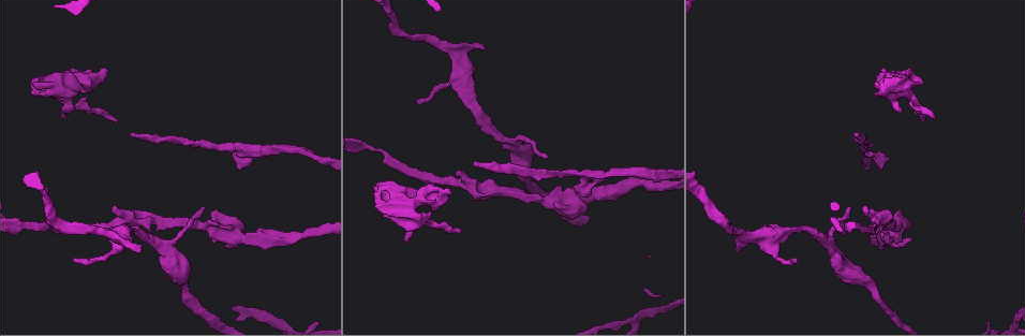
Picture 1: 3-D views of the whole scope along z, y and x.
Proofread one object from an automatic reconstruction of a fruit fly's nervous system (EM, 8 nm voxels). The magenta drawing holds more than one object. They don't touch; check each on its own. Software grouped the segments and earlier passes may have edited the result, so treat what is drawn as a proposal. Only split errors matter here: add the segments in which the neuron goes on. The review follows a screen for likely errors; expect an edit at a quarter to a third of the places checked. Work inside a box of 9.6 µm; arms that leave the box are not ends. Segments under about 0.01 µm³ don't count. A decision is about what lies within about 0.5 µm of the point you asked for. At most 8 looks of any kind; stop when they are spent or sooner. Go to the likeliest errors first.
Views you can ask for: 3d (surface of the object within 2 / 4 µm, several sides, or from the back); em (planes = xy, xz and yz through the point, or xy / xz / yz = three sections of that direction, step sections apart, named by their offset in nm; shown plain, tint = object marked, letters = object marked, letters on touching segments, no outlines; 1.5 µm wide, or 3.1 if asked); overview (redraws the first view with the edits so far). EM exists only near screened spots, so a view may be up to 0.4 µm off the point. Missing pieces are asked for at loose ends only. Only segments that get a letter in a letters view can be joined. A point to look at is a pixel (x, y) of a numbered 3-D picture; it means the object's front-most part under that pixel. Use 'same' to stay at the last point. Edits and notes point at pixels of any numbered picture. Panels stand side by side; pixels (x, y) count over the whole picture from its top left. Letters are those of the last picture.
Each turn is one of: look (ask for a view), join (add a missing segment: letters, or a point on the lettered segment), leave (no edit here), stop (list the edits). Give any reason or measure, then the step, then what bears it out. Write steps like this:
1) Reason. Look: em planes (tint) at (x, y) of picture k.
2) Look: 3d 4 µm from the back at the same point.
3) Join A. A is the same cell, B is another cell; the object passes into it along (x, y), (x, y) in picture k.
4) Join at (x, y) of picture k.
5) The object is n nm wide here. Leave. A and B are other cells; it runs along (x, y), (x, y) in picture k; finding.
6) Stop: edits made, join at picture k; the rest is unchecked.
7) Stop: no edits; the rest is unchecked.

An open end. Look: 3d 2 µm at (582, 191) of picture 1.

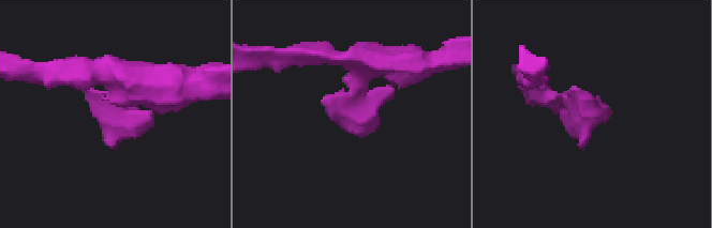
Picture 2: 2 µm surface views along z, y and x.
Need the tissue. Look: em xy step 4 (tint) at (352, 107) of picture 2.

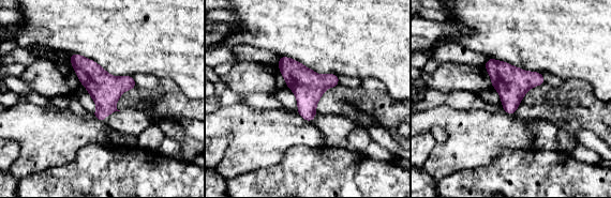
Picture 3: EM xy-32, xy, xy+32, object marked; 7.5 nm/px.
Look: em planes (letters) at the same point.

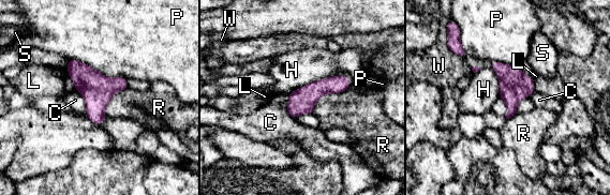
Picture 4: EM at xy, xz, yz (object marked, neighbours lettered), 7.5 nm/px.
Leave. C, H, L, P, R, S and W are other cells; a border runs along (350, 86), (324, 93), (312, 113) in picture 4; no lettered segment goes on from it.

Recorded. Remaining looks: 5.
An open end. Look: em planes (letters) at (911, 239) of picture 1.

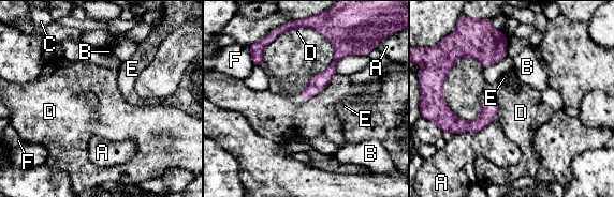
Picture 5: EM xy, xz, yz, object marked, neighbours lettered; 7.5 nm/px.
Leave. A, B, C, D, E and F are other cells; a border runs along (483, 66), (461, 57), (444, 81) in picture 5; no lettered segment goes on from it.

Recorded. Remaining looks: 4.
An open end. Look: em planes (plain) at (856, 134) of picture 1.

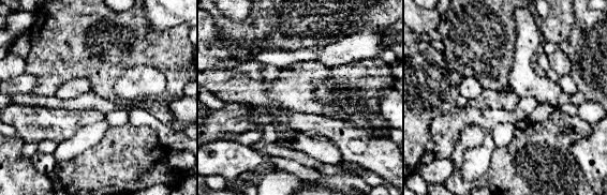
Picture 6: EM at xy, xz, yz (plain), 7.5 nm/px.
What lies round it. Look: em planes (letters) at the same point.

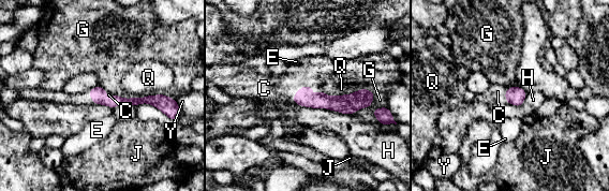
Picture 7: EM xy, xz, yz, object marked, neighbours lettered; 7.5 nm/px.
The object is 120 nm wide here. Join at (286, 87) of picture 7. C is the same cell, E, G, H, J, Q and Y are other cells; the object passes into it along (303, 97), (308, 86), (286, 87) in picture 7; it goes on there.

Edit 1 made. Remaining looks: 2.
Stop: edits made, join at picture 7; the rest is unchecked.

